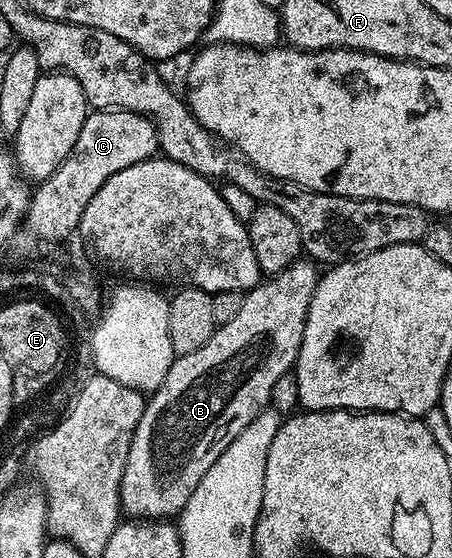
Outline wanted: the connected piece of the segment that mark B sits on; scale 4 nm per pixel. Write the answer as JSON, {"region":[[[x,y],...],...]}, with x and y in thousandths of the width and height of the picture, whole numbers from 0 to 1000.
{"region":[[[666,462],[653,466],[633,484],[608,489],[564,516],[551,518],[540,532],[535,556],[527,556],[527,570],[518,570],[518,577],[485,582],[476,599],[465,606],[465,613],[456,613],[456,620],[438,620],[438,627],[429,627],[429,634],[392,638],[383,645],[358,692],[347,703],[338,703],[325,711],[319,740],[296,771],[296,785],[288,792],[288,814],[279,814],[279,842],[270,842],[270,864],[265,866],[265,907],[277,927],[299,928],[310,935],[363,935],[374,928],[396,927],[412,900],[420,900],[420,885],[429,885],[438,864],[447,864],[447,857],[456,857],[465,835],[473,835],[473,828],[482,828],[491,806],[500,806],[500,799],[509,799],[509,792],[518,792],[518,785],[527,785],[527,778],[535,778],[535,771],[544,771],[544,763],[553,763],[553,756],[562,756],[562,749],[573,738],[582,738],[586,731],[595,729],[606,685],[615,685],[615,677],[624,677],[624,670],[646,667],[655,656],[659,627],[668,620],[668,591],[677,584],[681,543],[695,527],[704,500],[704,486],[699,487],[697,478],[701,480],[701,475],[688,464]]]}

